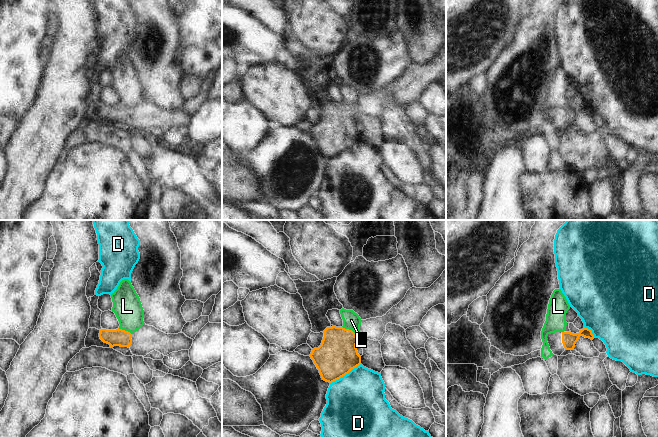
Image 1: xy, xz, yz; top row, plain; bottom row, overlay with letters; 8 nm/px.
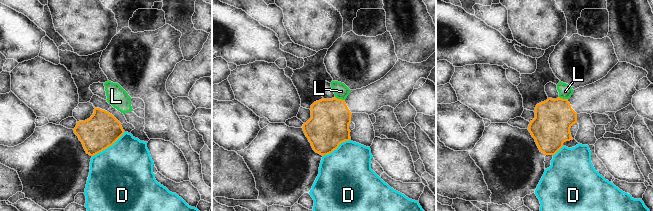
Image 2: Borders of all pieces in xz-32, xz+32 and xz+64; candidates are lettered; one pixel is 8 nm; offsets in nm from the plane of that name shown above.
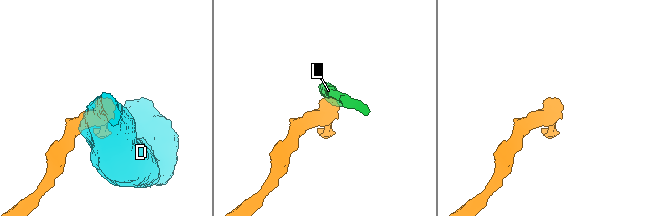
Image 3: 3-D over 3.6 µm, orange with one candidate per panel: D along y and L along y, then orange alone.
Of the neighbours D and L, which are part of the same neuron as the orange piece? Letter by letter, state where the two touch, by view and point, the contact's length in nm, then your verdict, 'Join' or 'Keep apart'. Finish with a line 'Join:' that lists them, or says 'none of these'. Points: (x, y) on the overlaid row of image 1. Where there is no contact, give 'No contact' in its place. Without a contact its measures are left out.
D: Touches orange at xz (345, 374). Shared border 300 nm. Keep apart
L: Touches orange at xz (351, 330). Shared border 160 nm. Keep apart
Join: none of these

